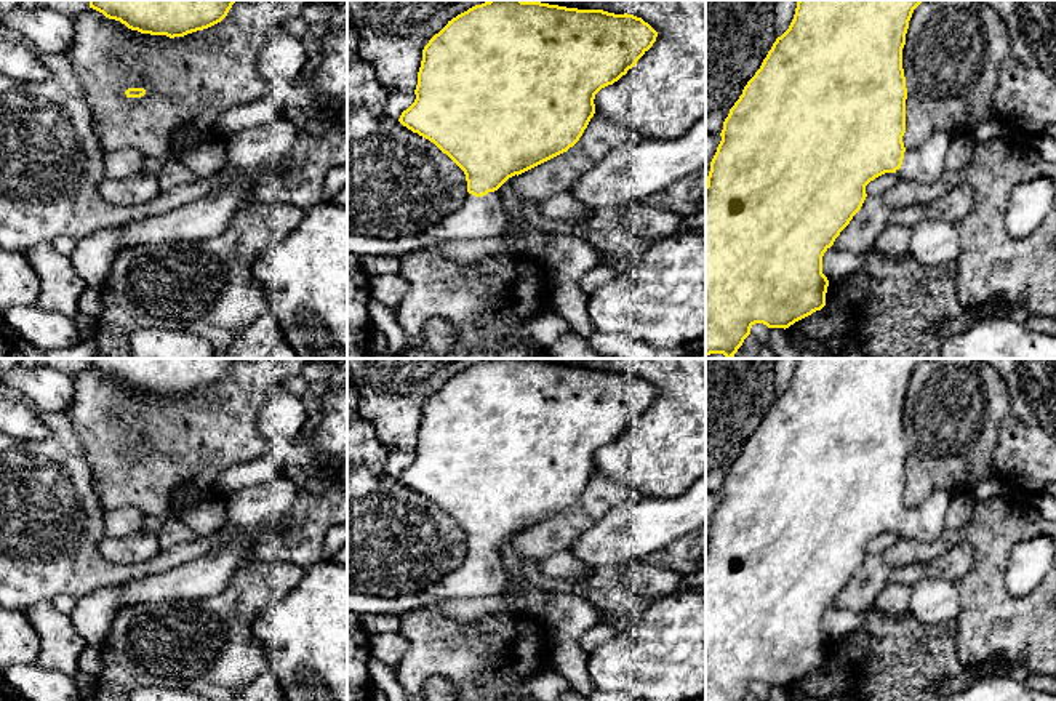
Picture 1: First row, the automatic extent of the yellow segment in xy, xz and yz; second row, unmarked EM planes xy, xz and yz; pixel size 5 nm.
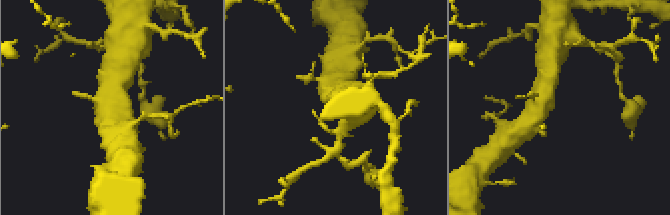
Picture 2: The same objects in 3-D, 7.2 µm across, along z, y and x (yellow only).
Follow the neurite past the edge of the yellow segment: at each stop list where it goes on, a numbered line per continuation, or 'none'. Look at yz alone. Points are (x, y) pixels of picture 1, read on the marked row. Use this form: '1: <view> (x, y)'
1: yz (925, 165)

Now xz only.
1: xz (484, 216)

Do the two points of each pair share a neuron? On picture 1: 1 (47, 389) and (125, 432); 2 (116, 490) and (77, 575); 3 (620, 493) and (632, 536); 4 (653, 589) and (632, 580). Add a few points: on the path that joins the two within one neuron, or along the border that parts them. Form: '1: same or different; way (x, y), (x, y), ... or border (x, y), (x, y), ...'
1: different; border (74, 376), (74, 397), (66, 408)
2: different; border (92, 476), (92, 485), (104, 512)
3: different; border (640, 495), (615, 504), (592, 525)
4: same; way (648, 584), (644, 580), (637, 580)

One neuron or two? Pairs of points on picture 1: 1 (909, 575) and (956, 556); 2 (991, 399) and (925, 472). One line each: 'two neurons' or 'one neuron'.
1: one neuron
2: one neuron

